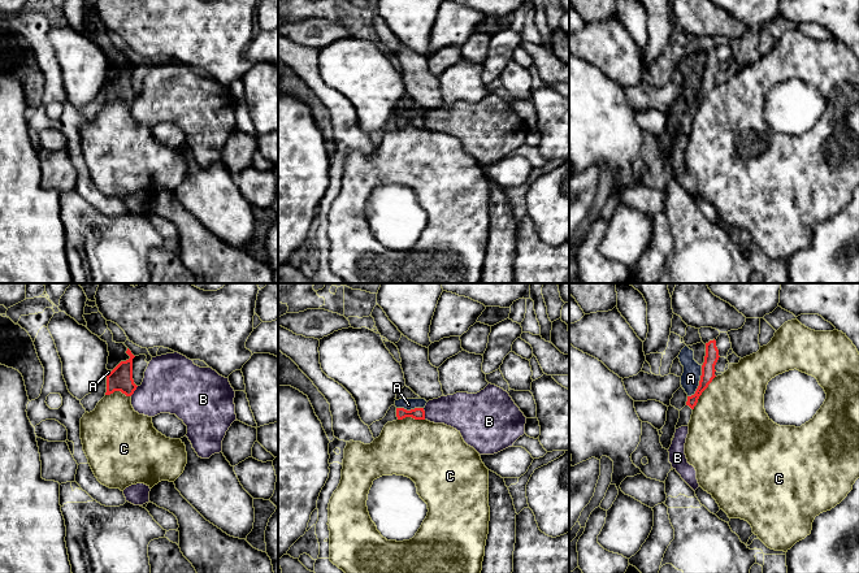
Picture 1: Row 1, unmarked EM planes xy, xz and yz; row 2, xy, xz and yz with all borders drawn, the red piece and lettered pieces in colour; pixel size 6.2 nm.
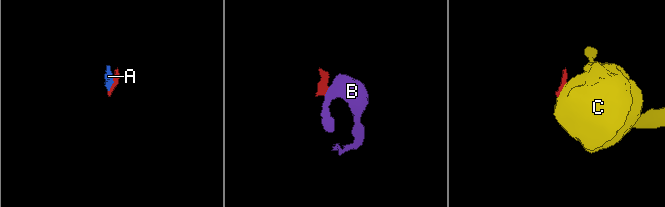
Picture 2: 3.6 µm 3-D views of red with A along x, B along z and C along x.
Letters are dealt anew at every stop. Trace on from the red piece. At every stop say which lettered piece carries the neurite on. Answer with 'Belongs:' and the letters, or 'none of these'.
Belongs: A

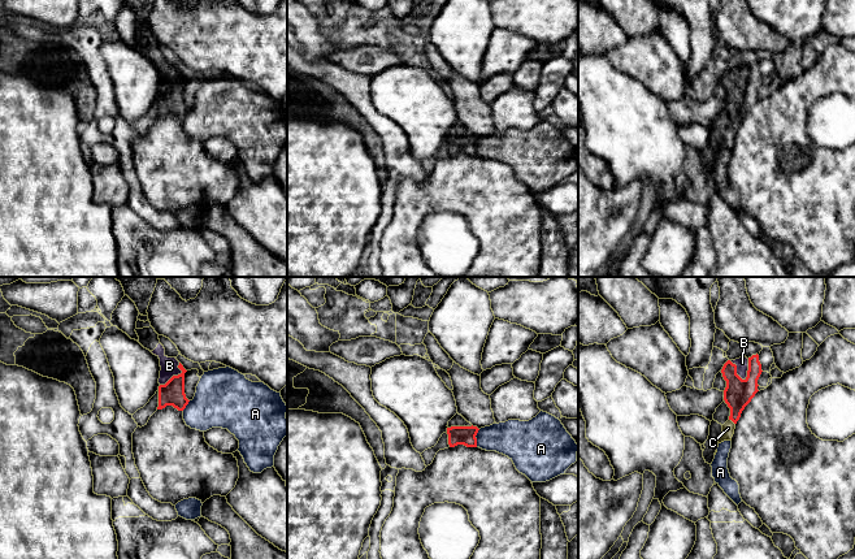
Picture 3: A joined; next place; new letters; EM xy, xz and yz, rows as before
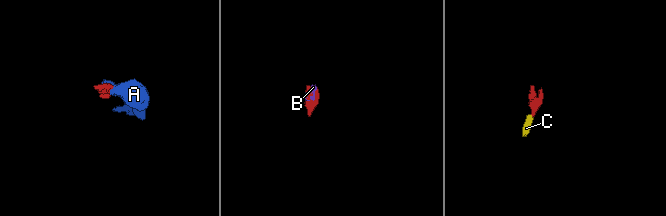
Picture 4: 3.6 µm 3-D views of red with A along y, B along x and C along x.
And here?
Belongs: B, C

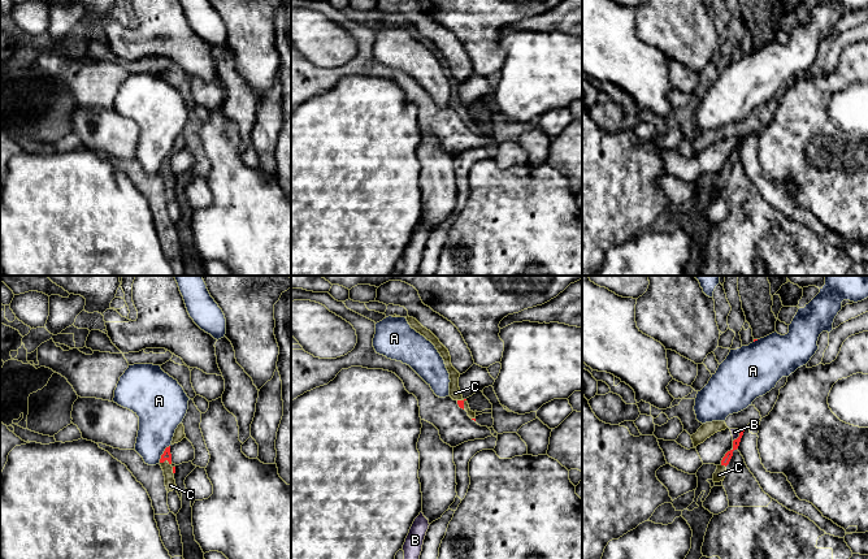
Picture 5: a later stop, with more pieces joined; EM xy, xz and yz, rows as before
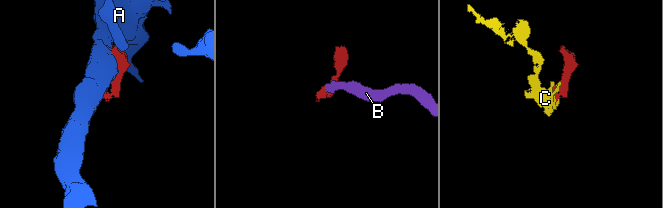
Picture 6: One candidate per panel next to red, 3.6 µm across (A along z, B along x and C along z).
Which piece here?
Belongs: C

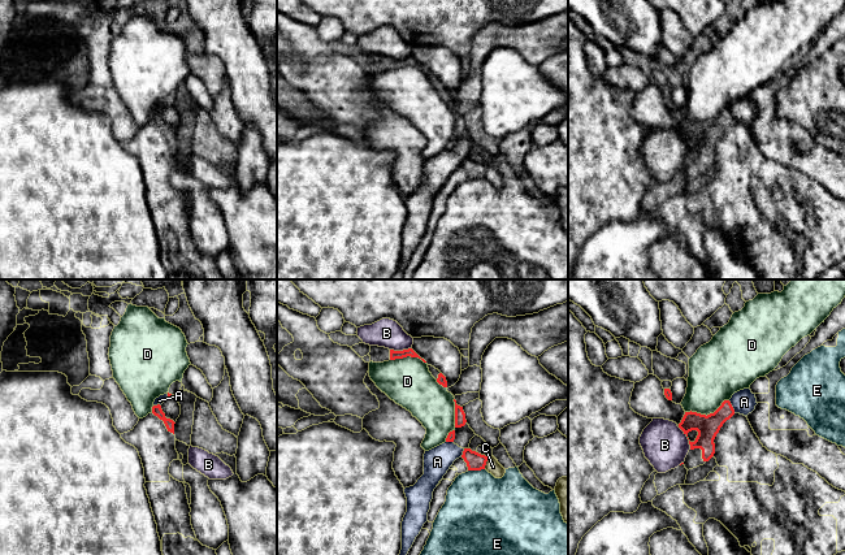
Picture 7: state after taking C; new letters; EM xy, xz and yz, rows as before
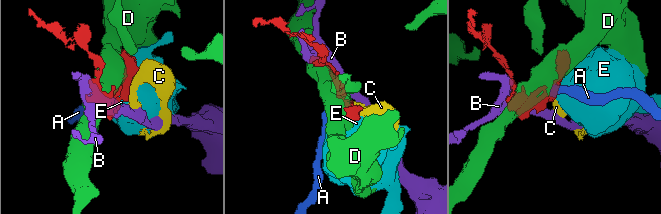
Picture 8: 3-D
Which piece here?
Belongs: none of these

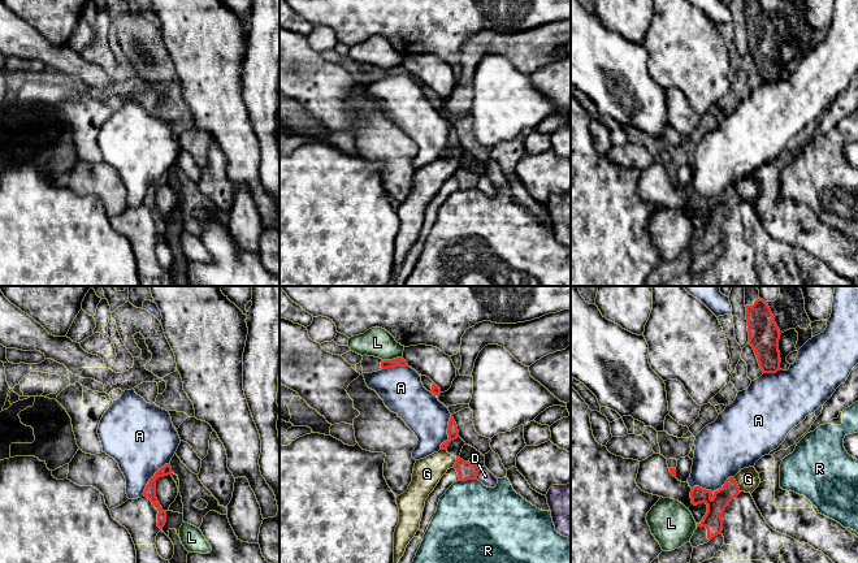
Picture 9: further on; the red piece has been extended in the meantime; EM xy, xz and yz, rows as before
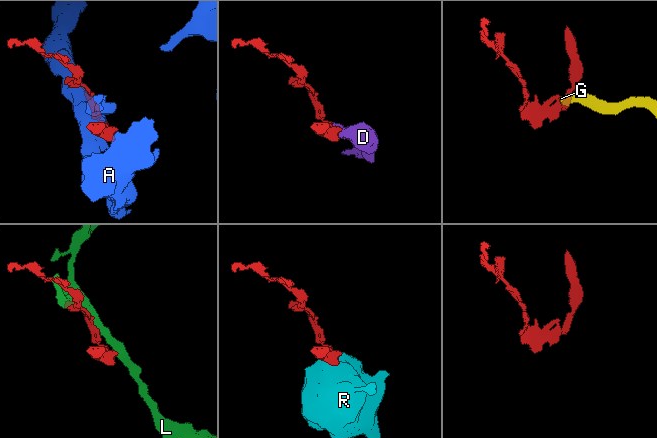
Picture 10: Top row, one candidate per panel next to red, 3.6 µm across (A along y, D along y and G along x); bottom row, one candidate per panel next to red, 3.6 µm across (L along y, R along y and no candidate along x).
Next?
Belongs: none of these

